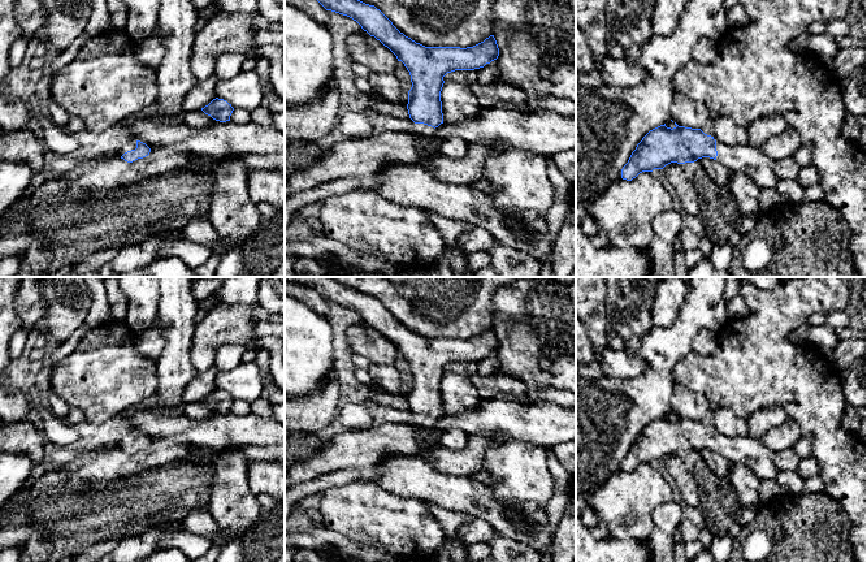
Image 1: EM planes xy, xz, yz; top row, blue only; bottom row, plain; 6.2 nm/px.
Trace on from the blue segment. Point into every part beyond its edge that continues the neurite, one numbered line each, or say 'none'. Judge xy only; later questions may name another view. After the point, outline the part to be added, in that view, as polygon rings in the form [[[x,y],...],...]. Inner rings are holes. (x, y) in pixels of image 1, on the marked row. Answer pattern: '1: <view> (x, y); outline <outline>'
1: xy (131, 145); outline [[[130,140],[123,147],[121,147],[118,154],[120,154],[120,156],[122,156],[125,152],[135,150],[135,148],[136,148],[136,142],[135,140]]]

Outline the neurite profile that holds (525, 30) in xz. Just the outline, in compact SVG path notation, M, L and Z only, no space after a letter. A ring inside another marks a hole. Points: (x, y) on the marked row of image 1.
M495 0L494 38L499 48L498 82L521 88L530 98L568 99L576 103L576 65L565 60L571 47L573 12L568 0ZM545 55L559 55L562 62L547 66Z

